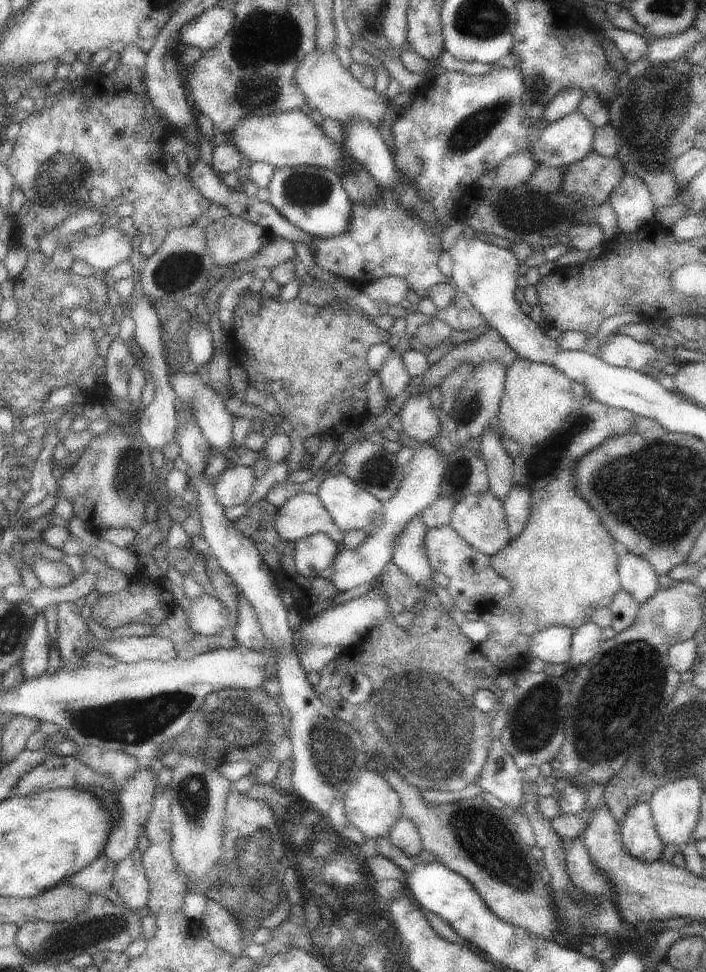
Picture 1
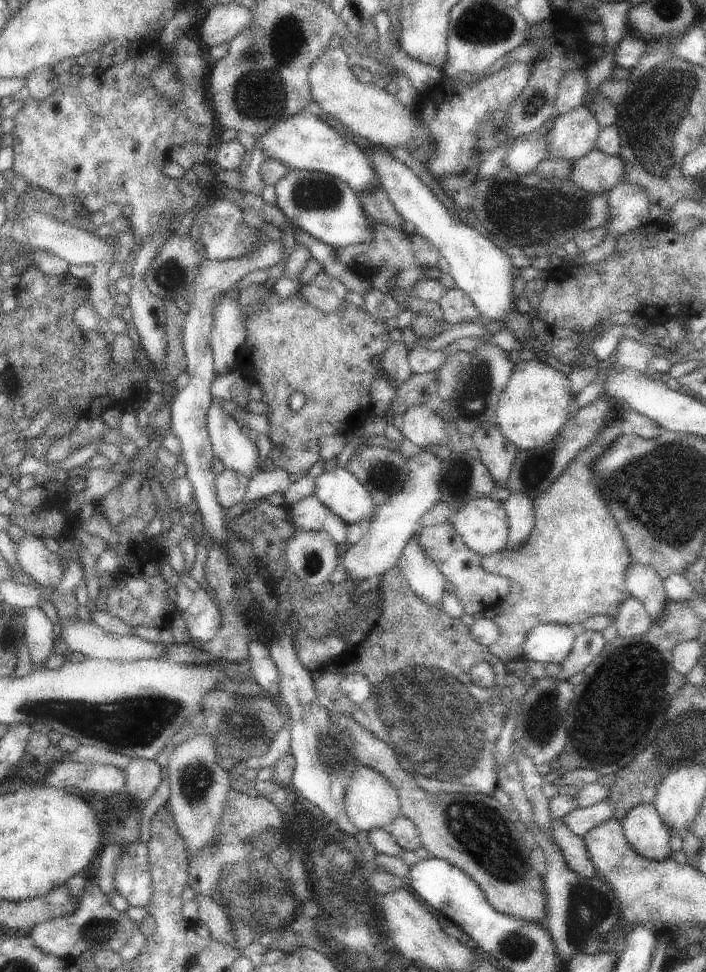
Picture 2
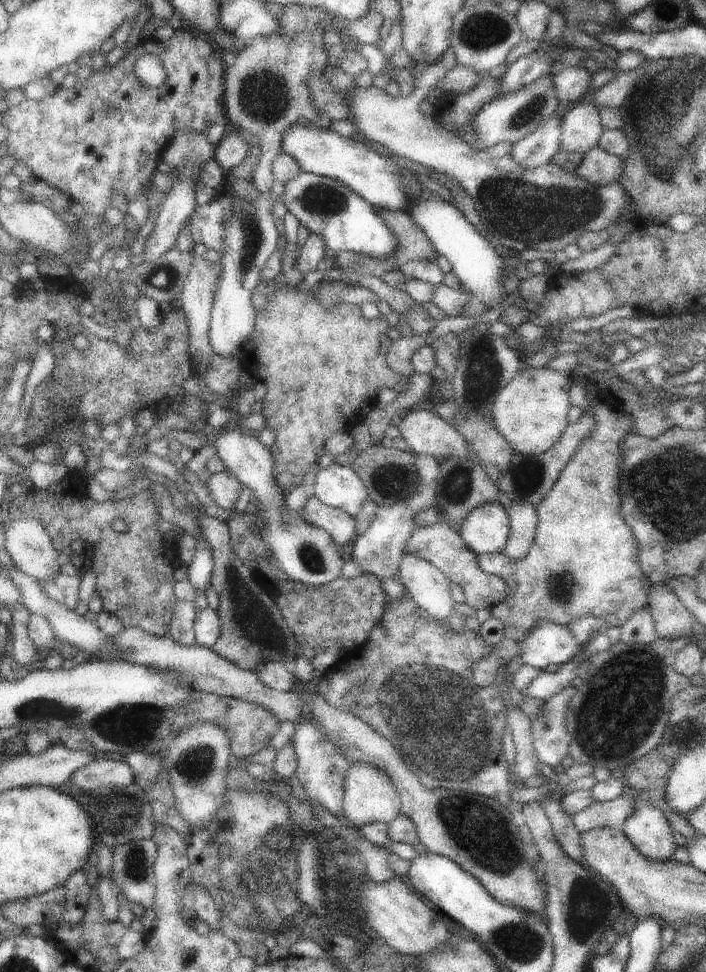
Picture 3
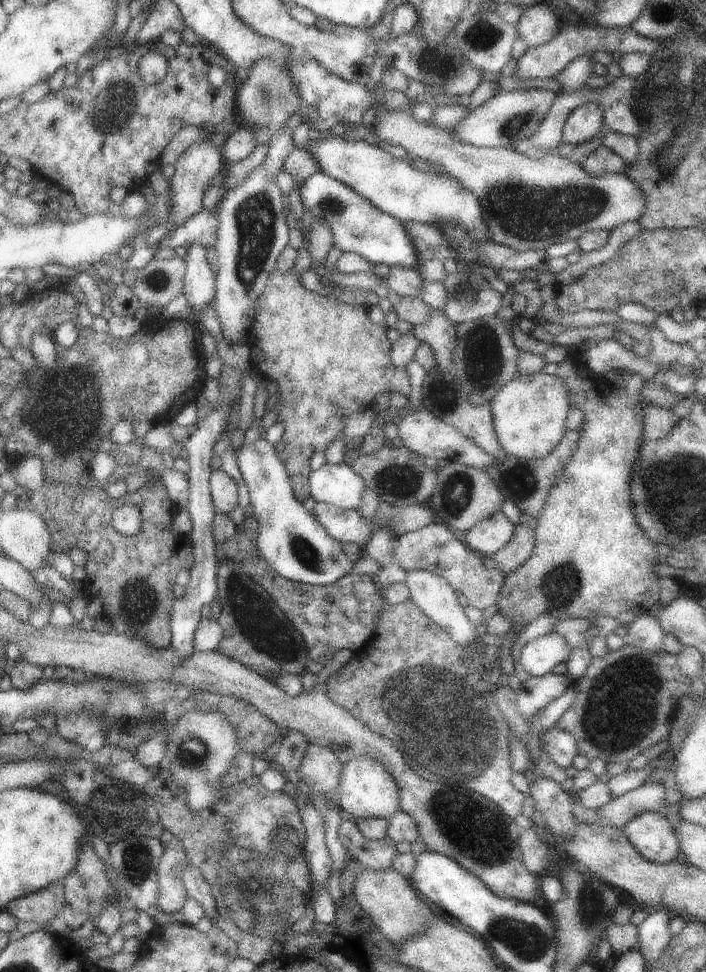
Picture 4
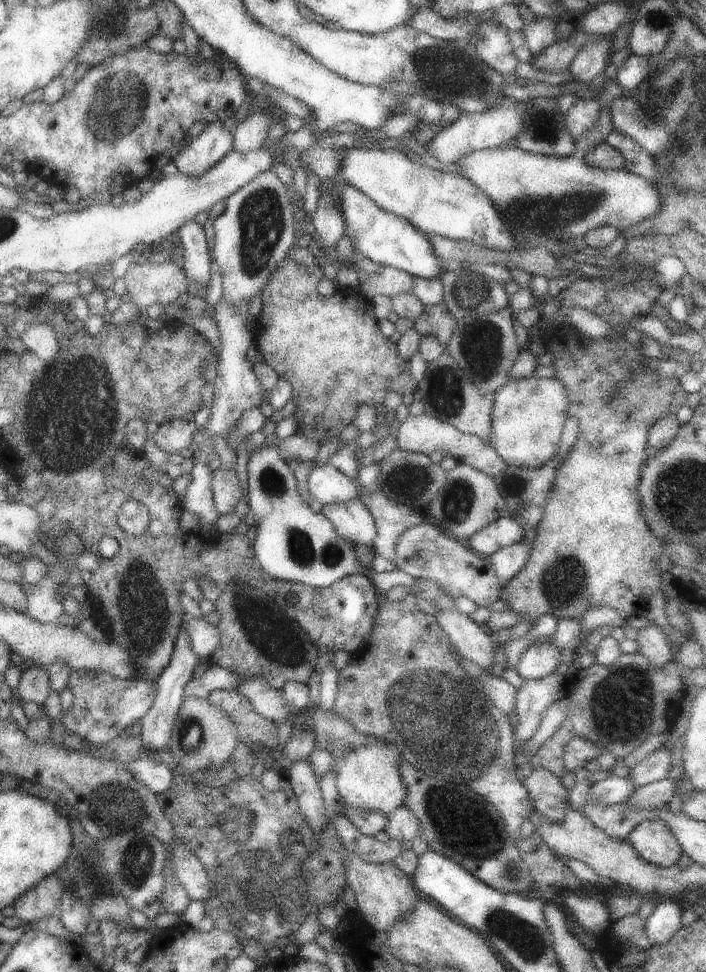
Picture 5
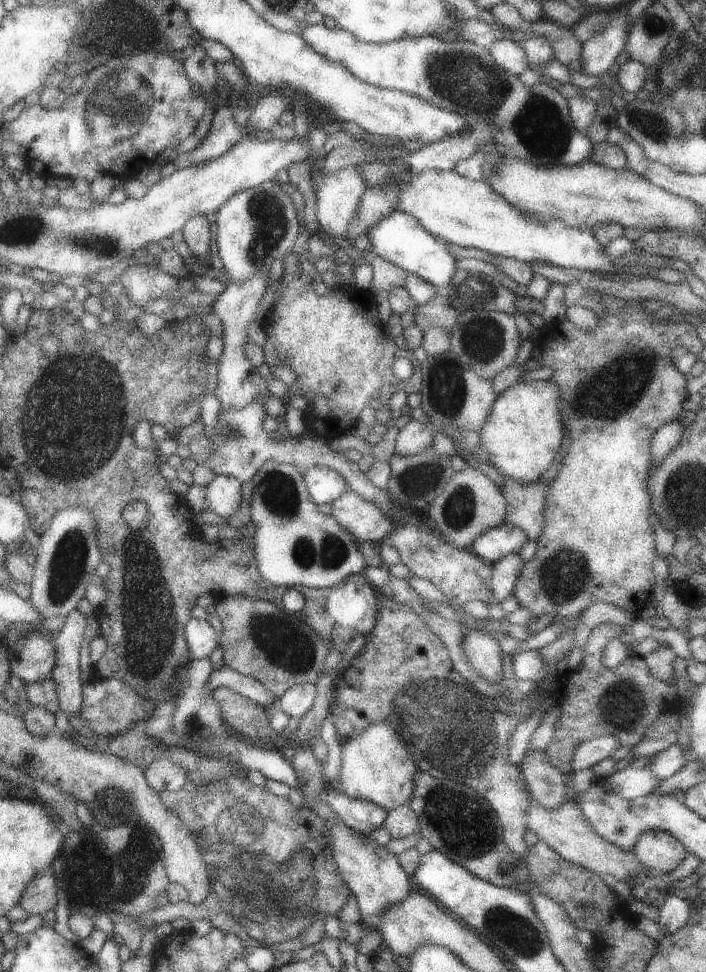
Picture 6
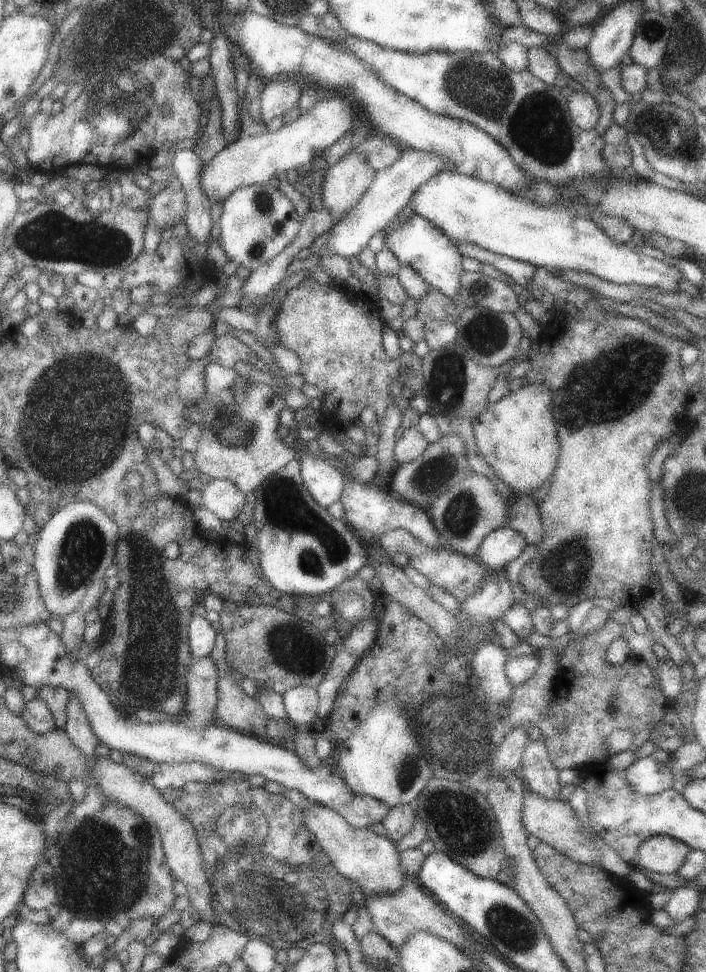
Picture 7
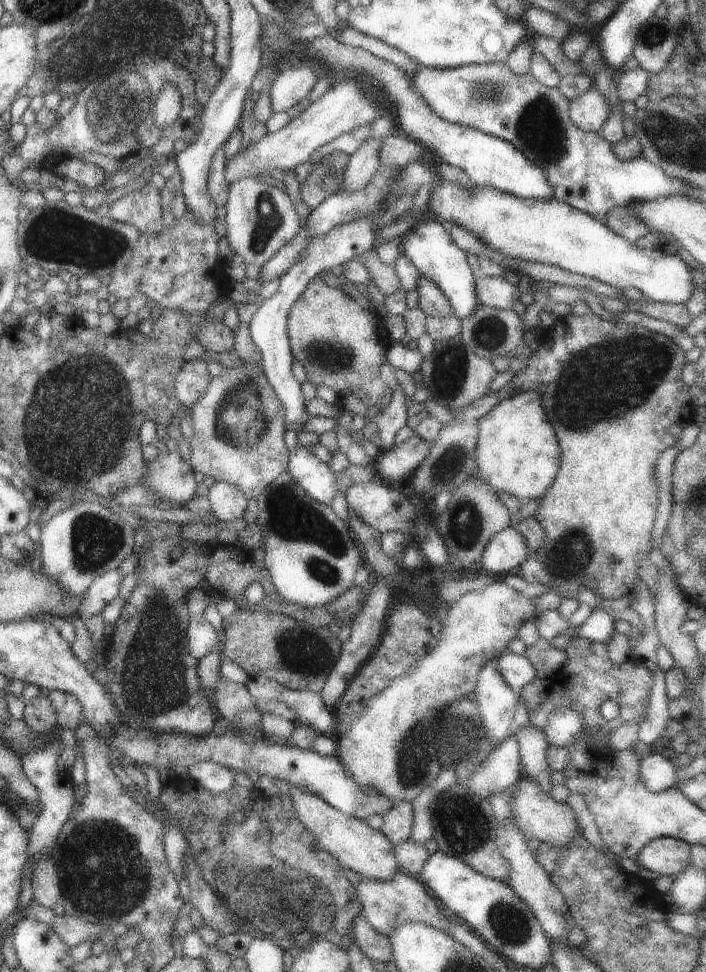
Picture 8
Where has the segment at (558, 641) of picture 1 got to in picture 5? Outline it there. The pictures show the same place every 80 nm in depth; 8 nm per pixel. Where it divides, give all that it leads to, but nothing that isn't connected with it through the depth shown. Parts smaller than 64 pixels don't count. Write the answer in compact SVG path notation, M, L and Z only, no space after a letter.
M542 639L517 658L516 674L525 680L540 680L555 673L561 652L552 641Z

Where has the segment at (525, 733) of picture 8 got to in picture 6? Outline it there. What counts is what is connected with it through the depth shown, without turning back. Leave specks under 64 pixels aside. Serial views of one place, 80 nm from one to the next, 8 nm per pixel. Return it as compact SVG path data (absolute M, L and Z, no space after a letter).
M544 751L527 752L522 766L525 770L523 776L527 782L527 790L531 792L533 801L554 810L570 799L565 776L551 763Z

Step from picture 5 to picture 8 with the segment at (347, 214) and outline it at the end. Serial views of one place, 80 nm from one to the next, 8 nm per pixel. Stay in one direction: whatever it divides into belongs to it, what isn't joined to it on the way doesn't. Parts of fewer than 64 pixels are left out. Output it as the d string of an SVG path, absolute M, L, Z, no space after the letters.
M425 217L418 221L414 228L410 228L405 235L398 237L396 242L399 244L401 254L410 259L421 276L432 281L434 285L438 285L438 288L449 298L456 316L462 320L475 313L481 303L473 283L476 273L468 266L466 254L452 240L450 230L448 224L432 217Z

